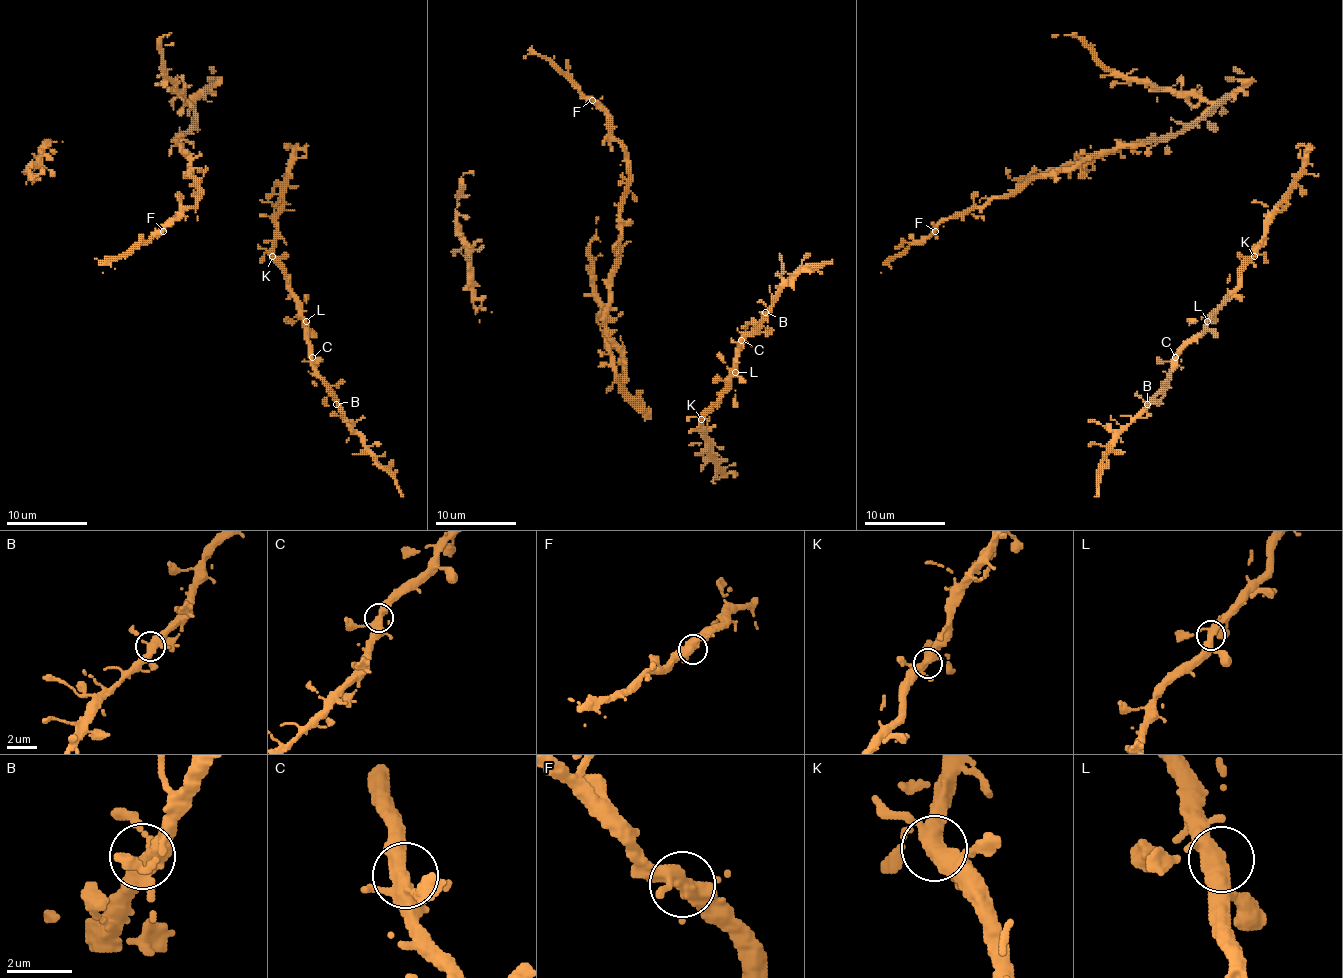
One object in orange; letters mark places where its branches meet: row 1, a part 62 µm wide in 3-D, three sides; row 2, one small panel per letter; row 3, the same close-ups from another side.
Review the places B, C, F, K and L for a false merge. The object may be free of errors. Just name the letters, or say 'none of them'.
none of them

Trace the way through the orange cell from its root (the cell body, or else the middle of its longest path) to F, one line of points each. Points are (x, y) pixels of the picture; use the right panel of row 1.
F: (1246, 95), (1238, 89), (1167, 138), (1119, 144), (1070, 168), (1032, 176), (984, 206), (945, 218), (935, 230)

